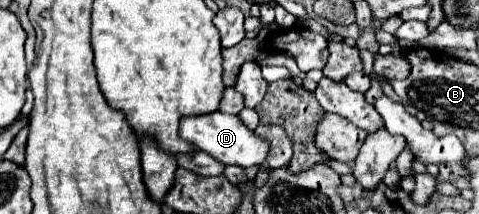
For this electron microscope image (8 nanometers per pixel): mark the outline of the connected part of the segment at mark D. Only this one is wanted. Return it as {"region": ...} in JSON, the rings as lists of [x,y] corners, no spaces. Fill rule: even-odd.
{"region":[[[214,111],[210,115],[192,115],[182,117],[180,121],[180,139],[194,145],[198,151],[204,151],[218,159],[224,165],[240,165],[240,167],[252,167],[260,165],[268,155],[268,143],[250,131],[238,115],[226,115],[220,111]]]}

